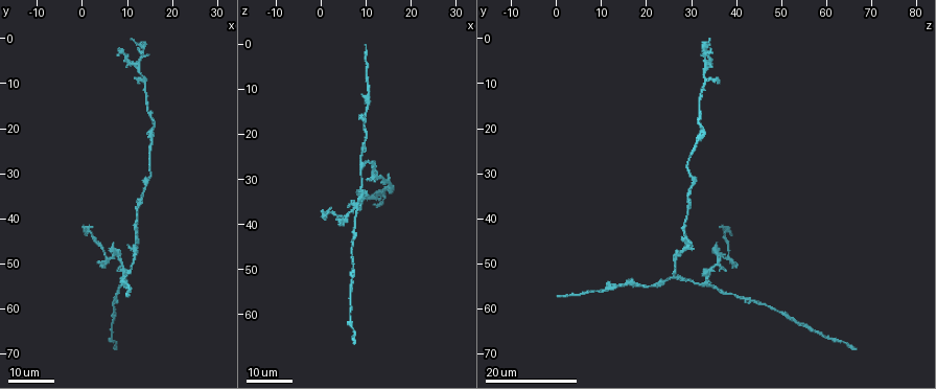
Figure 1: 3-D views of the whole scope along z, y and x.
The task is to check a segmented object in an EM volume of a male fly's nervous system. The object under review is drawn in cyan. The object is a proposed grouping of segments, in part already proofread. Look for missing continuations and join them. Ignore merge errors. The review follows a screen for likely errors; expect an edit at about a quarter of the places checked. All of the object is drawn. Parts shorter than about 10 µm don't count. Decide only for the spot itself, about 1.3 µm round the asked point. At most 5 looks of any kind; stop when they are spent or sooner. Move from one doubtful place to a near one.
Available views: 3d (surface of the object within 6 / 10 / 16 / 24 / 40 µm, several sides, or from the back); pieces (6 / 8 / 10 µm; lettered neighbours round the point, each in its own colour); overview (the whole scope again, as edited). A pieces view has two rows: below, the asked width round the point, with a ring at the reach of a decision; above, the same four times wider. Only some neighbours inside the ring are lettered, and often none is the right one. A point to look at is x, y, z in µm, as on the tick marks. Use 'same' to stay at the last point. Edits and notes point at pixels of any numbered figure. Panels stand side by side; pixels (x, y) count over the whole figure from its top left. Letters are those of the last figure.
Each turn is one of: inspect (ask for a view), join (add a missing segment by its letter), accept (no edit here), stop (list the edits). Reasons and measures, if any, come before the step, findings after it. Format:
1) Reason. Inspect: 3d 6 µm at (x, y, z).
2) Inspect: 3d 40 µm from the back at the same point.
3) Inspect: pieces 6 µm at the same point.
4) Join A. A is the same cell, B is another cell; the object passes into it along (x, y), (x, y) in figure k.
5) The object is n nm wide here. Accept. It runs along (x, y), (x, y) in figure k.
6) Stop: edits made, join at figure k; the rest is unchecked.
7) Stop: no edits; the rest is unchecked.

Branch stops here. Inspect: 3d 24 µm at (7.5, 69.5, 66.5).

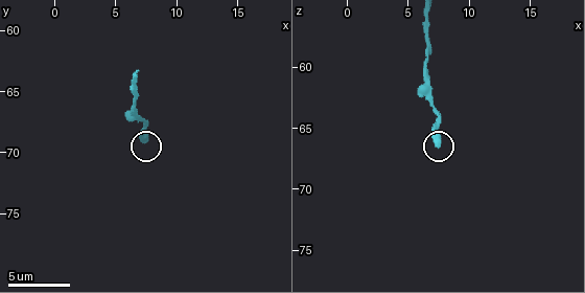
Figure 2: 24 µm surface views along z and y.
Inspect: pieces 10 µm at (7.6, 69.0, 66.4).

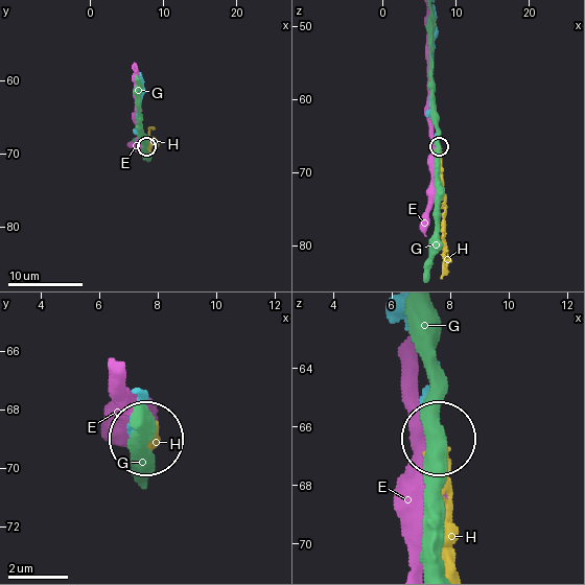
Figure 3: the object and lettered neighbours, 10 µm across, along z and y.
Join H. H is the same cell, E and G are other cells; the cell continues.

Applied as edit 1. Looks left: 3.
Inspect: overview.

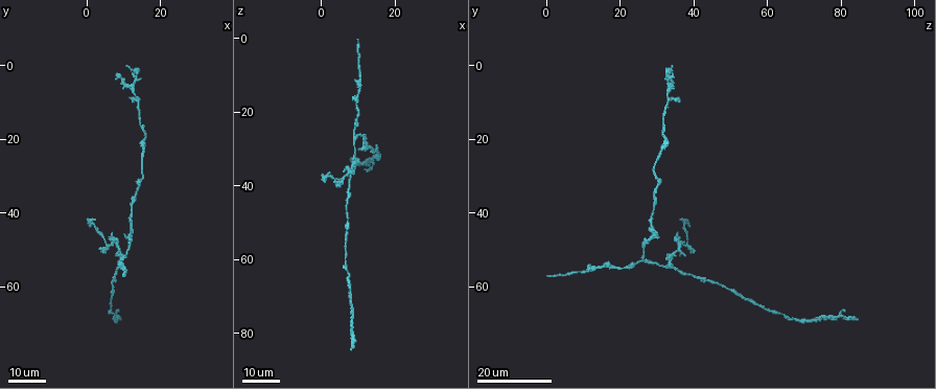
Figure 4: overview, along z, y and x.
Thin end. Inspect: 3d 16 µm at (15.0, 4.0, 32.0).

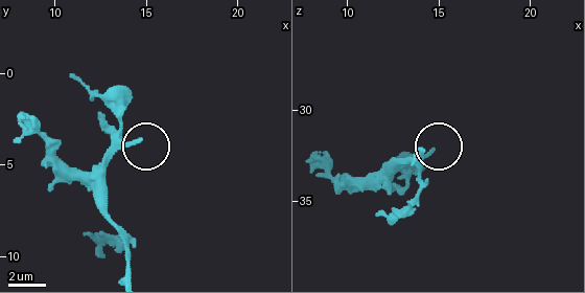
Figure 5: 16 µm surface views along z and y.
See the neighbours. Inspect: pieces 10 µm at (14.7, 3.6, 32.4).

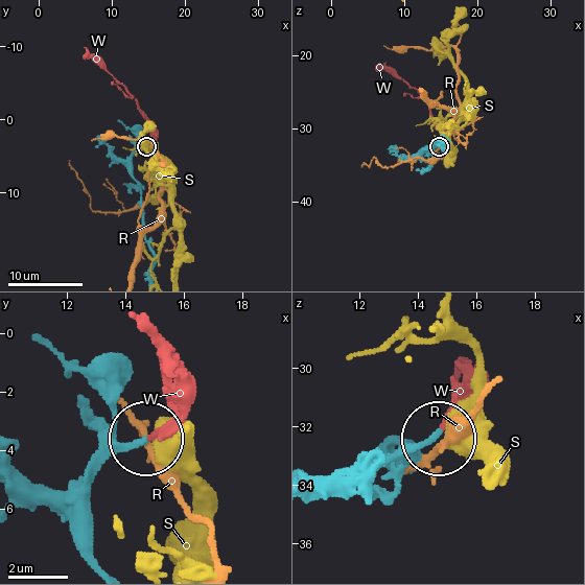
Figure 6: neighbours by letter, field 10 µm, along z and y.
Join W. W is the same cell, R and S are other cells; the cell continues.

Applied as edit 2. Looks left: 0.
Stop: edits made, join at figure 3, join at figure 6; the rest is unchecked.

